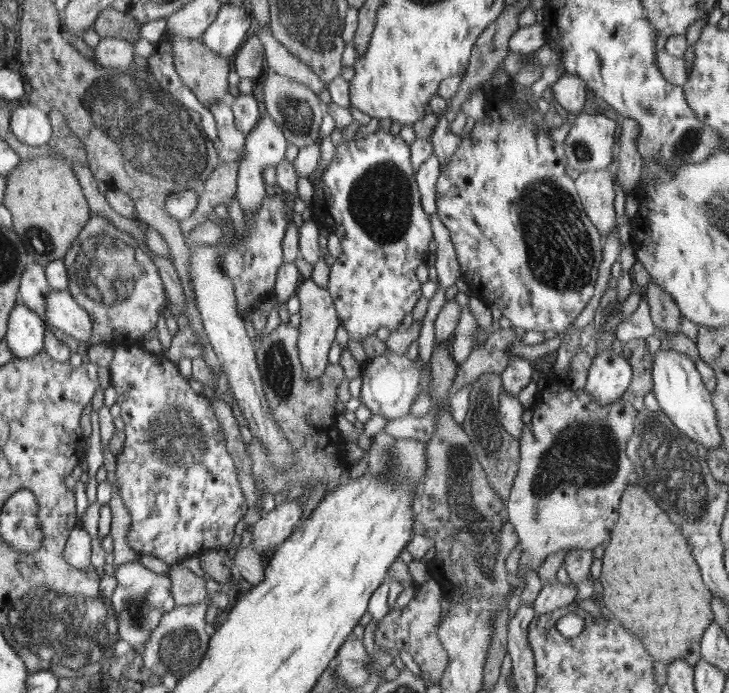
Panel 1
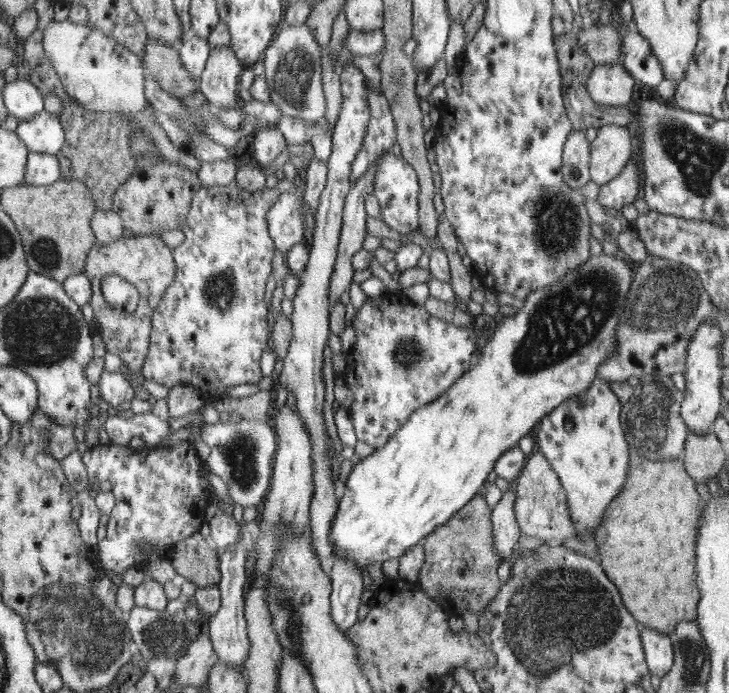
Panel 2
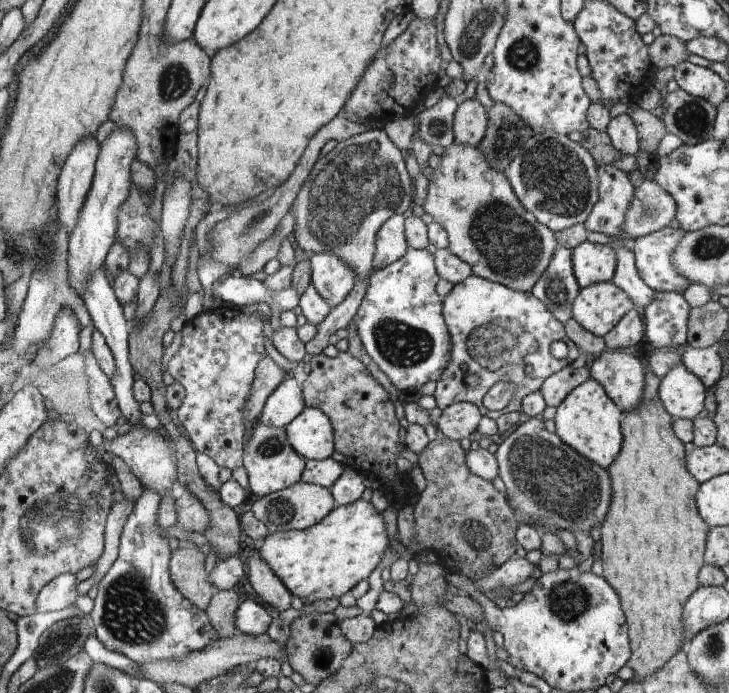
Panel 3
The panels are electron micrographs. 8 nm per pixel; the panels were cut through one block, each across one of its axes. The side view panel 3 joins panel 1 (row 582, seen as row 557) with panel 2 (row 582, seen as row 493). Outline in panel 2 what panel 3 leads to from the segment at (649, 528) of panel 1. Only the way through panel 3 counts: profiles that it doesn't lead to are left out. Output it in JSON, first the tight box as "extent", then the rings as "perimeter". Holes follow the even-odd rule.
{"extent":[595,458,700,635],"perimeter":[[[682,458],[658,460],[657,462],[643,462],[641,464],[632,464],[634,468],[630,468],[626,472],[626,484],[622,486],[622,492],[614,498],[608,506],[606,506],[606,512],[604,512],[604,518],[602,518],[602,525],[599,527],[595,542],[600,556],[602,556],[602,568],[609,580],[612,580],[618,590],[620,590],[621,600],[624,607],[632,617],[634,617],[640,624],[640,626],[648,627],[665,635],[671,635],[676,629],[676,625],[680,621],[690,621],[697,617],[697,607],[700,601],[700,590],[698,589],[698,583],[696,581],[696,549],[697,549],[697,535],[698,535],[698,518],[700,518],[700,495],[696,491],[696,482],[685,469]]]}

